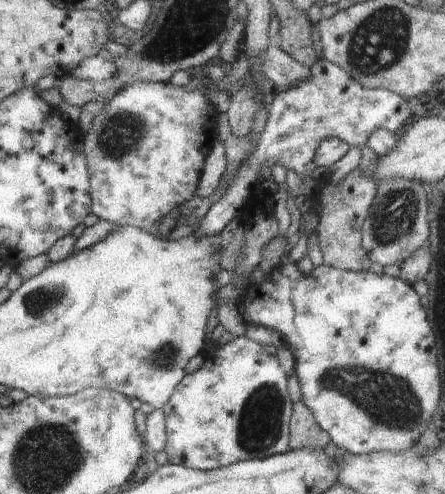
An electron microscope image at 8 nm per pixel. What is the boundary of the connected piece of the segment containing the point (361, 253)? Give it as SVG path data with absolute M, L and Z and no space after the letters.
M358 168L350 172L338 186L326 180L320 193L317 194L315 207L321 215L322 252L324 265L345 271L365 271L368 268L368 256L362 248L362 224L374 202L377 184L374 178L366 176Z

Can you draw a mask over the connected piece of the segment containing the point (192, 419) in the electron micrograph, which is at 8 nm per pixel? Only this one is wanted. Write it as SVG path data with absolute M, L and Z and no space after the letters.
M246 336L232 338L230 342L218 344L212 349L206 349L205 352L202 368L193 374L186 373L184 378L180 381L180 384L176 387L176 390L174 390L174 394L170 396L168 402L162 407L164 420L166 420L167 434L167 441L163 450L168 454L169 462L173 465L185 466L186 468L209 471L210 469L230 466L231 464L236 464L236 462L263 459L267 456L288 452L290 450L289 422L293 411L293 401L289 397L289 392L287 390L288 377L286 373L284 373L284 370L282 370L276 356L266 352L266 349L264 349L262 345Z

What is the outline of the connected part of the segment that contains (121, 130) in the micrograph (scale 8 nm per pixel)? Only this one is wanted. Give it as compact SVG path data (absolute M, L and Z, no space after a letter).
M207 76L201 79L192 77L192 80L184 86L174 85L170 82L134 81L120 88L110 100L104 102L104 109L94 118L90 130L88 130L83 141L88 174L90 174L91 212L94 216L112 222L112 224L130 225L131 227L148 231L156 221L159 221L173 208L176 208L179 204L185 203L195 195L204 161L213 147L213 141L217 139L215 135L215 116L218 112L216 108L212 106L208 94L206 94L206 86L213 88L212 83L212 80L207 78Z

